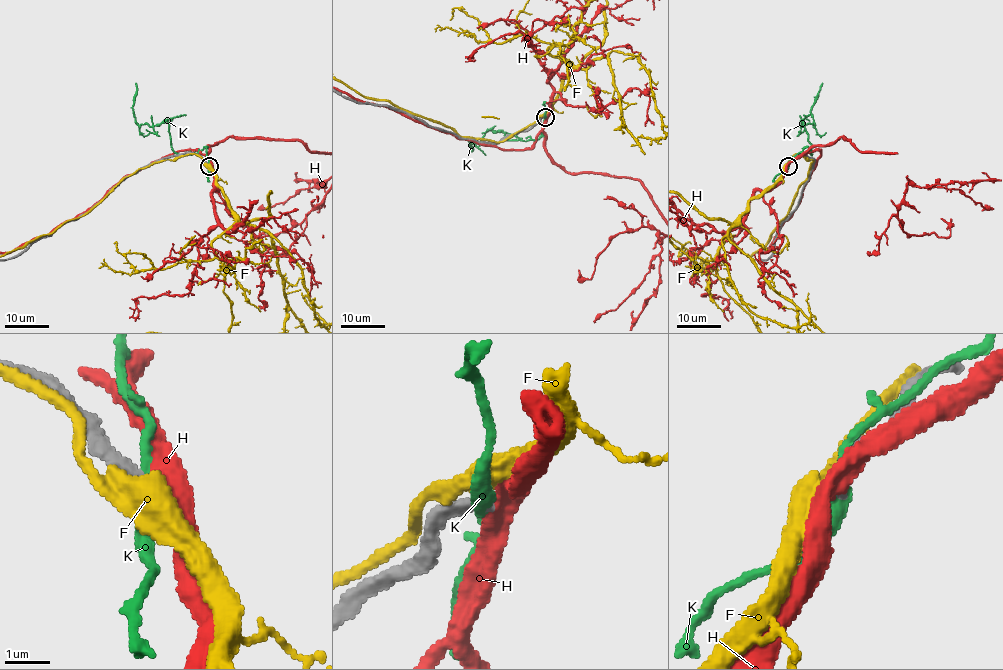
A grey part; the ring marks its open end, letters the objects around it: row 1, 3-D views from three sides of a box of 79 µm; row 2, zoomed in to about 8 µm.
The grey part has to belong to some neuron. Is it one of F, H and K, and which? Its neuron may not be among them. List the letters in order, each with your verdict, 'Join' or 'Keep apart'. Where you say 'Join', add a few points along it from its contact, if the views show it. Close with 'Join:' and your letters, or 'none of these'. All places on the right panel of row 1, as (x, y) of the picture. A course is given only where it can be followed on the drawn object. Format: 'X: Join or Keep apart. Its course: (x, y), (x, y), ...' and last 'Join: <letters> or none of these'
F: Keep apart
H: Keep apart
K: Keep apart
Join: none of these

